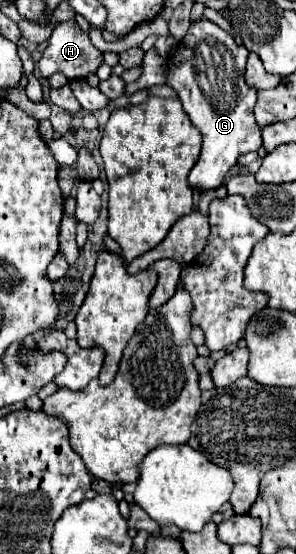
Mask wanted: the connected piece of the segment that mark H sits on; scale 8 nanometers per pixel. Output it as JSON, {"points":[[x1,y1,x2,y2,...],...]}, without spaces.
{"points":[[65,20,65,22,59,22,47,42,47,48,43,50,41,54,41,60,39,60,39,70,45,78,49,78,51,74,55,72,61,72,65,74,69,80,83,80,85,76,89,74,95,74,97,72,97,66,103,62,103,56,101,52,91,44,89,40,89,34,85,30,79,28,79,24,75,20]]}

